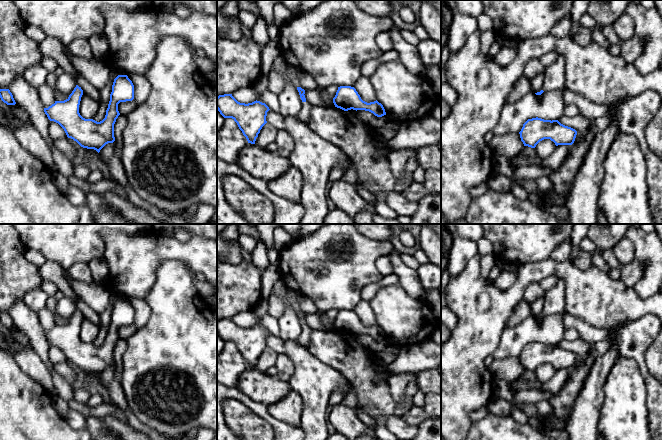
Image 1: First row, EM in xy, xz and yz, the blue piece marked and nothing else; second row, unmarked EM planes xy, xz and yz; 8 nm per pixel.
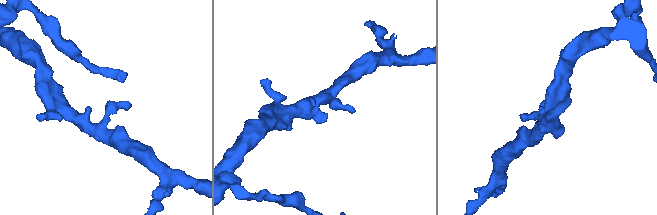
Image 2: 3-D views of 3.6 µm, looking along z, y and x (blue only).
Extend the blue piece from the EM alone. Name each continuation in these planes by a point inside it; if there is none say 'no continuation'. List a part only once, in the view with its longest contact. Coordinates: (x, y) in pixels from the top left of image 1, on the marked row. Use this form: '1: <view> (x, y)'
1: xz (304, 115)

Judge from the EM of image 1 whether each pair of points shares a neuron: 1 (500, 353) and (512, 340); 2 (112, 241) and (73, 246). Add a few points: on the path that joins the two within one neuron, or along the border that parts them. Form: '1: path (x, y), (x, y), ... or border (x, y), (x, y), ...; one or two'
1: path (503, 350), (510, 343); one
2: border (101, 234), (104, 240), (103, 257); two

